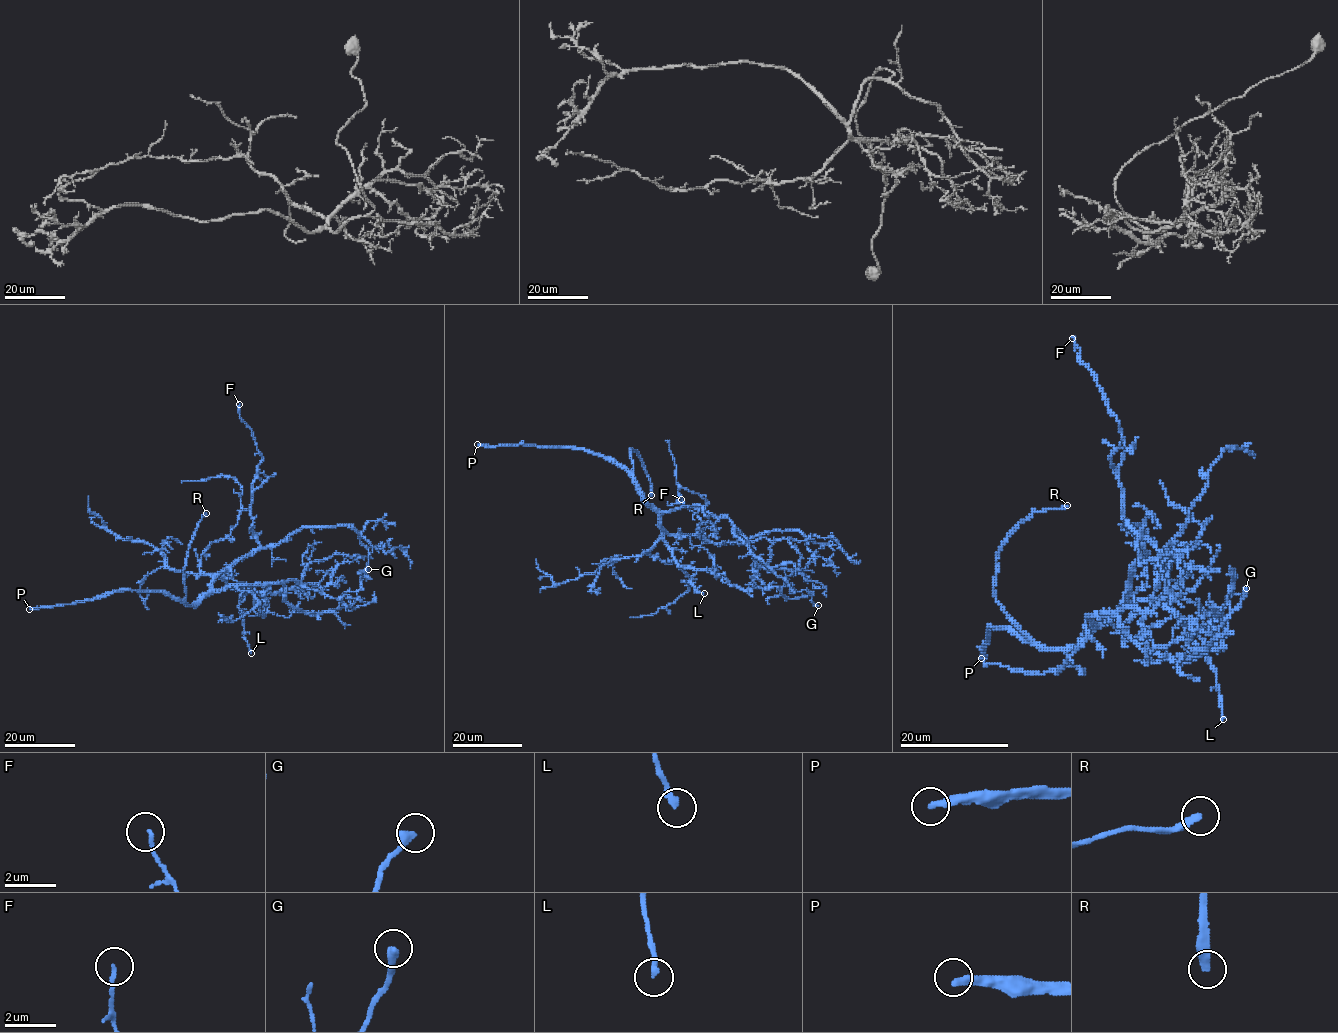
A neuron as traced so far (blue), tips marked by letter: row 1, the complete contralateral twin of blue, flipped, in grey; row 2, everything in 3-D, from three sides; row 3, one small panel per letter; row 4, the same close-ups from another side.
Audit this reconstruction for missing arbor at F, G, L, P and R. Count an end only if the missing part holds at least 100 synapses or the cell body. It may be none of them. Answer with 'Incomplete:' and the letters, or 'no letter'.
Incomplete: P, R

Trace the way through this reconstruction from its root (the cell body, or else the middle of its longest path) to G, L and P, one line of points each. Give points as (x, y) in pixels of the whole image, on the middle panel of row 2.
G: (663, 528), (661, 514), (684, 507), (725, 516), (734, 533), (786, 581), (791, 593), (807, 590), (818, 605)
L: (663, 528), (663, 539), (673, 559), (681, 566), (696, 572), (689, 582), (696, 591), (704, 593)
P: (663, 528), (661, 516), (645, 501), (637, 481), (624, 469), (603, 457), (565, 447), (477, 444)

